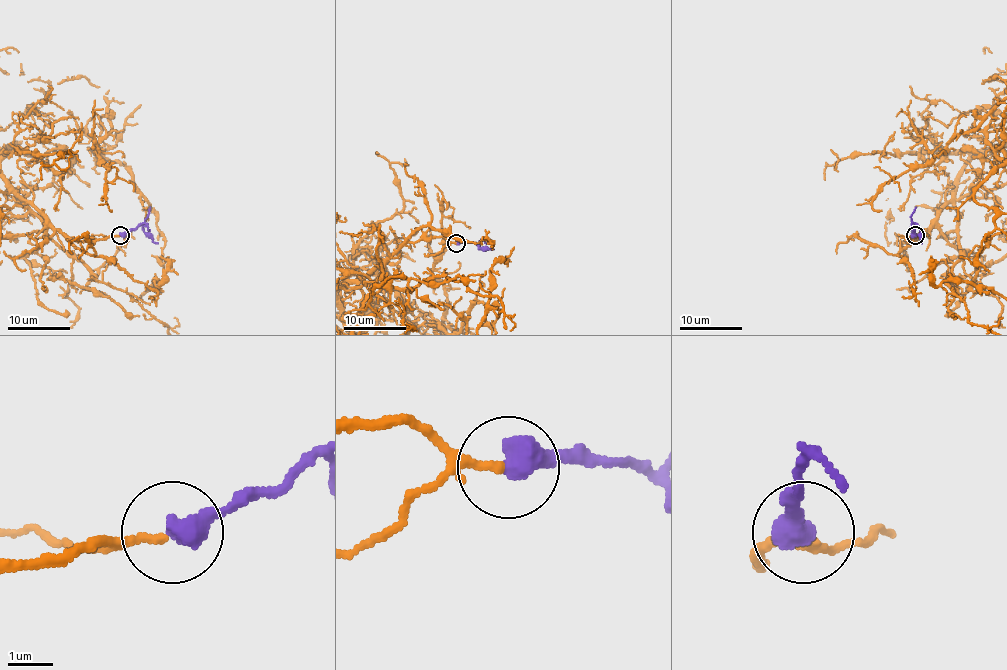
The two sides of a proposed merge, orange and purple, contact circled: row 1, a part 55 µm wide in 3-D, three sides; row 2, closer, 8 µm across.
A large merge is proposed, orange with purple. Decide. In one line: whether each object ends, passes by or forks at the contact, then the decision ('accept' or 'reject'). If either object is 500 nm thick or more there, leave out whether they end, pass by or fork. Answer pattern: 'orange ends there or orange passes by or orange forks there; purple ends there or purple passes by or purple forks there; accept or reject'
accept

